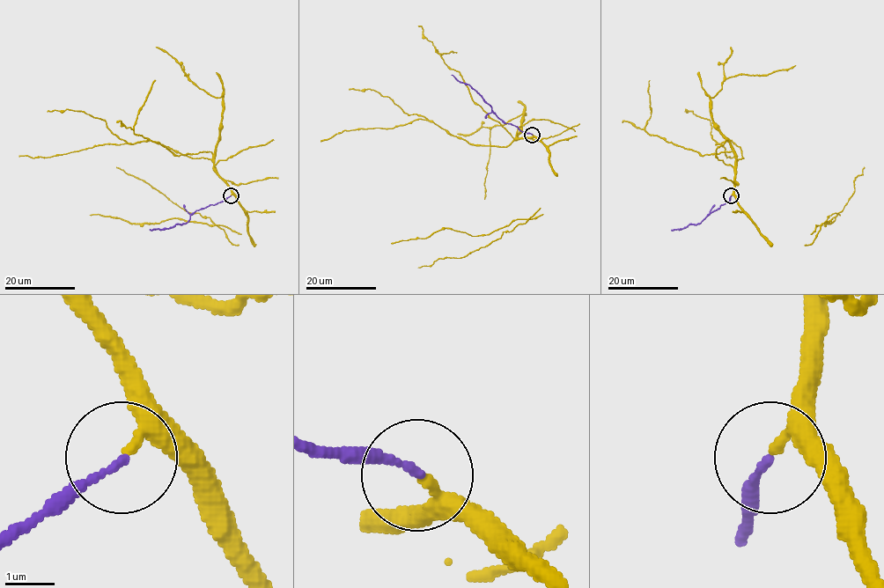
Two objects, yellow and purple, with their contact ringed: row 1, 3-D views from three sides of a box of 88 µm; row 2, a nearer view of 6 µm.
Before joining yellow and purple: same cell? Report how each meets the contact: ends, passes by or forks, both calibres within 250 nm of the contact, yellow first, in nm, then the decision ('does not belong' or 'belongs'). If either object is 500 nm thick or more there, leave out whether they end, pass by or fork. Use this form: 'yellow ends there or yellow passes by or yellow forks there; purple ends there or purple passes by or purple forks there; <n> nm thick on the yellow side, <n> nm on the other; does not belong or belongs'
yellow ends there; purple ends there; 240 nm thick on the yellow side, 140 nm on the other; belongs

